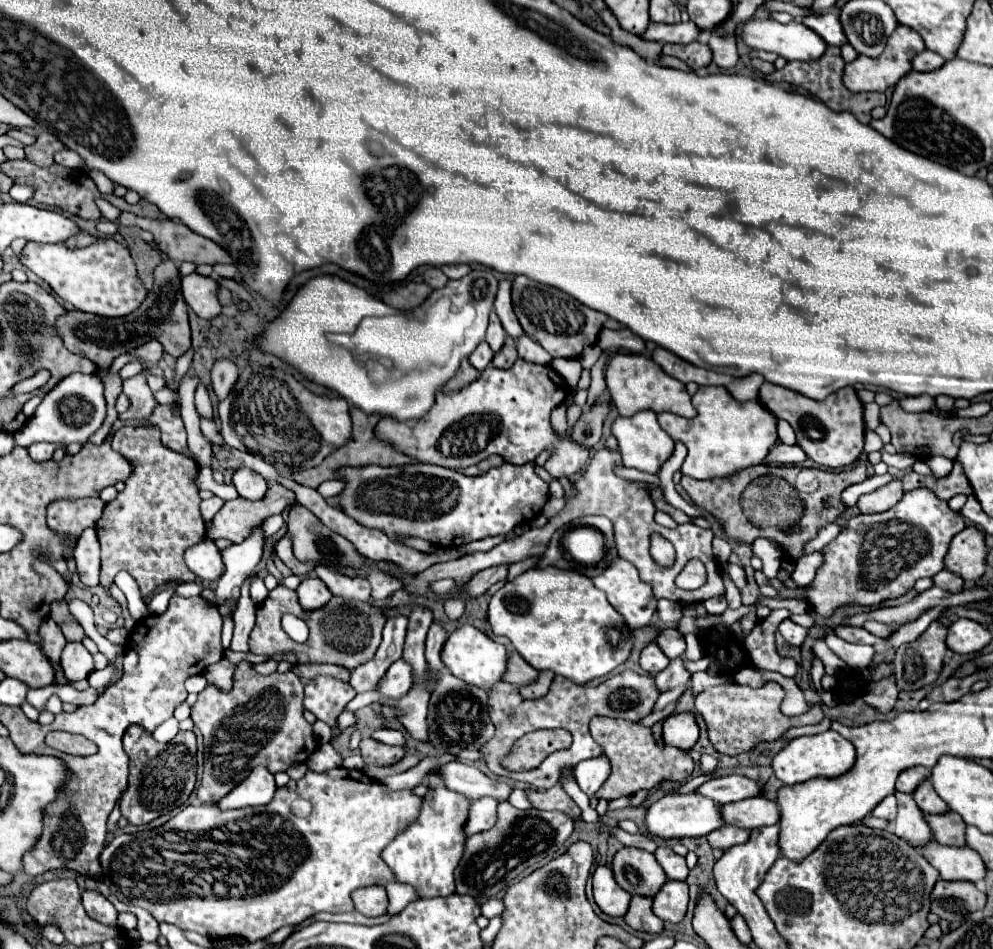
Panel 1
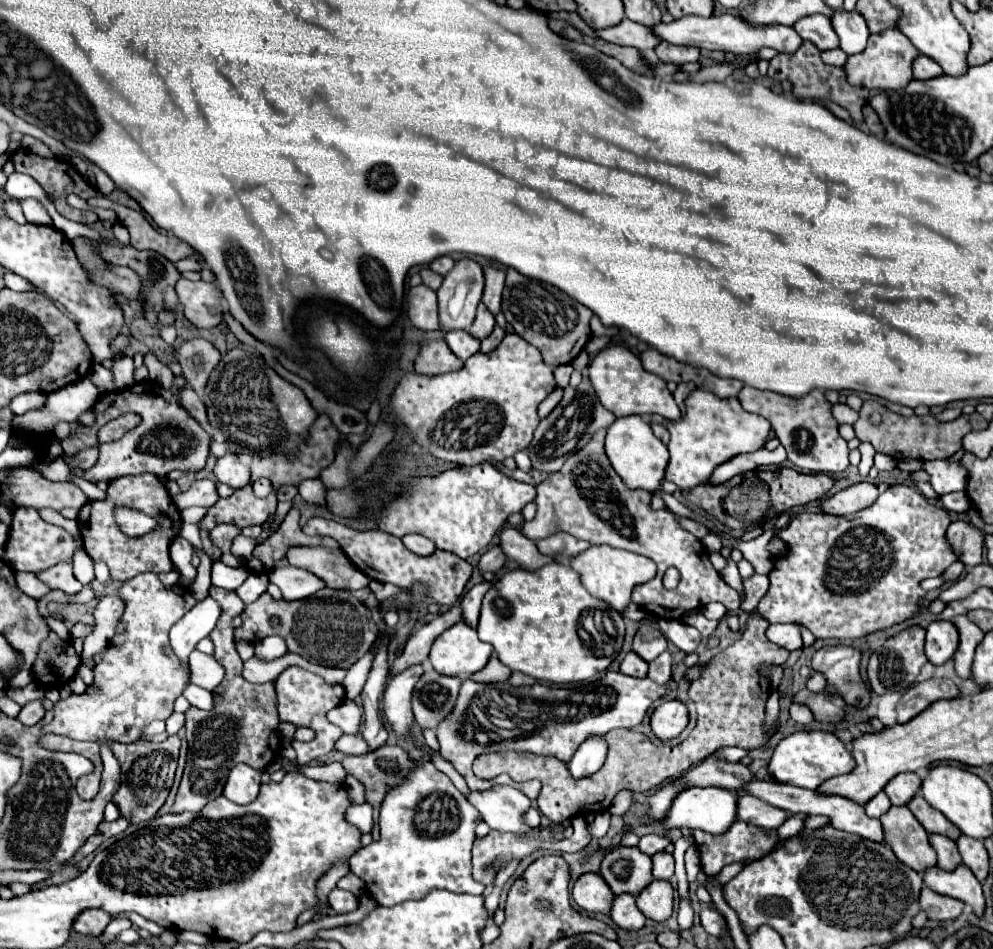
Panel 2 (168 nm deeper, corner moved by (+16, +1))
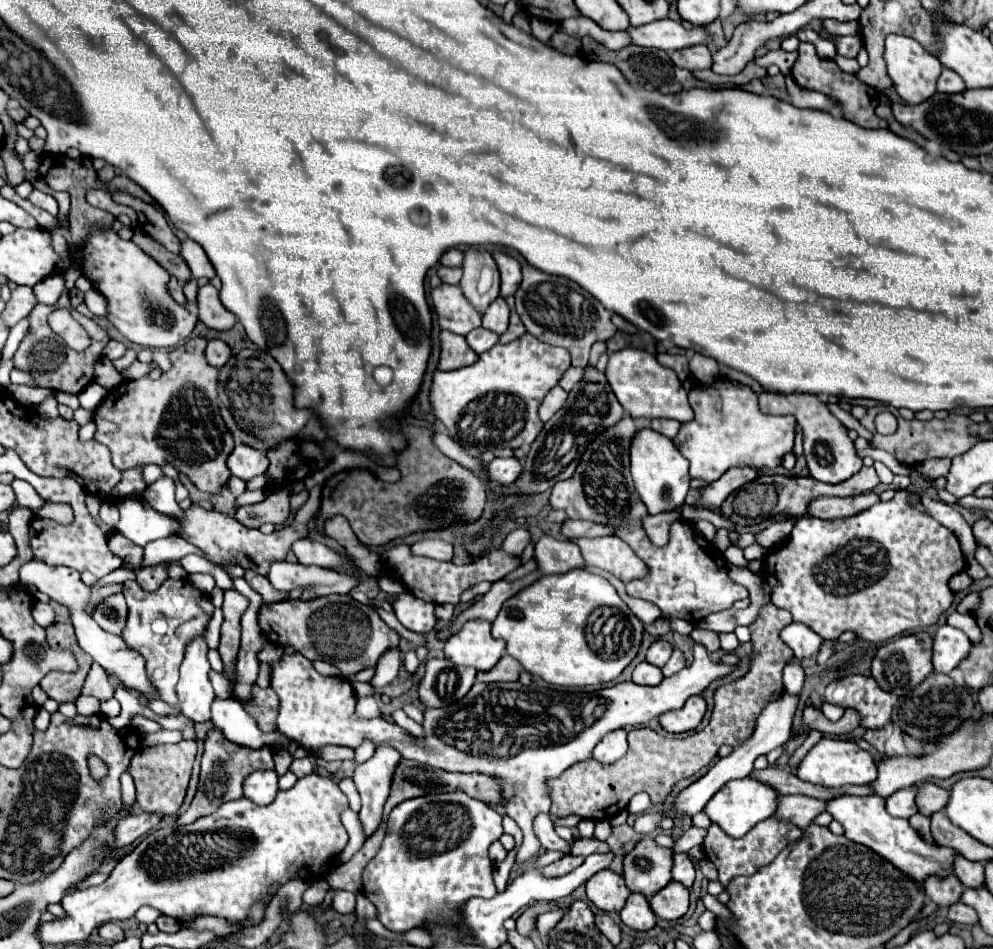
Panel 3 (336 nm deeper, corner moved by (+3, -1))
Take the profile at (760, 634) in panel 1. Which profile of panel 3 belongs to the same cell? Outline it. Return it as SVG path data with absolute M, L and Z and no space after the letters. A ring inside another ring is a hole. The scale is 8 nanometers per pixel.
M897 490L893 500L877 502L849 518L821 520L801 516L789 538L773 554L767 552L763 558L761 574L771 586L771 602L777 608L789 610L795 622L807 624L825 640L835 640L851 630L867 642L885 642L905 630L937 624L939 616L953 602L953 592L947 582L965 568L965 556L957 536L935 518L913 508L909 498L919 500L917 494Z

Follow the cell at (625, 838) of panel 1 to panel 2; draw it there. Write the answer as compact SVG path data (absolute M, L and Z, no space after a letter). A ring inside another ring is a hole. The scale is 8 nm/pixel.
M648 834L648 836L642 836L640 842L638 842L638 850L652 856L660 850L664 850L668 846L668 838L662 838L662 836L656 836L656 834Z

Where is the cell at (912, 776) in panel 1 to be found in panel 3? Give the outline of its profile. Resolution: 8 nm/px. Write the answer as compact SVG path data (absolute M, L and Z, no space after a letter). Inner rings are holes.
M927 782L925 786L917 788L917 808L925 816L931 816L931 814L943 810L947 802L949 802L949 792L935 784Z

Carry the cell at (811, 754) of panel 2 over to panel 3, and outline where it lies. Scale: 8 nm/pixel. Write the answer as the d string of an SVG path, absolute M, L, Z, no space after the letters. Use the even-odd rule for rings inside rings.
M821 738L803 758L795 774L811 784L821 786L843 786L843 784L871 784L877 778L877 764L873 756L865 750L861 750L855 742L849 740L831 740Z

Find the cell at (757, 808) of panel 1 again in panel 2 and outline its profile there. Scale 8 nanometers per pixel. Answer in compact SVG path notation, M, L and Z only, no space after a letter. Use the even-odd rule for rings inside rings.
M740 796L738 808L736 808L736 818L756 824L766 830L774 830L788 818L788 814L780 808L774 808L762 800L754 798L754 796Z

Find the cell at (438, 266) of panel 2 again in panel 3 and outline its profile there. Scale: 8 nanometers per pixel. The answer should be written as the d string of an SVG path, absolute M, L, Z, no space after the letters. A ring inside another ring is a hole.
M449 248L449 250L445 250L445 254L441 256L439 262L441 262L443 266L461 266L461 262L463 262L463 252L457 250L457 248Z

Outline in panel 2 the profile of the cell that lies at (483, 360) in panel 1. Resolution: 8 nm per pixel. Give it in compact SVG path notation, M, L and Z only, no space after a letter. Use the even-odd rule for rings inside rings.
M452 330L452 332L446 332L444 340L448 342L450 350L462 360L466 362L470 356L474 356L478 350L480 350L480 342L474 340L468 332L464 330Z

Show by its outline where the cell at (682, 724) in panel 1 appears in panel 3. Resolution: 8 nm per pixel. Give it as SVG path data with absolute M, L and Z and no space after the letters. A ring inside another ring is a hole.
M693 696L685 702L685 706L681 710L671 710L661 714L659 724L663 730L673 732L673 734L681 734L681 732L689 732L695 730L707 710L707 702L703 696Z

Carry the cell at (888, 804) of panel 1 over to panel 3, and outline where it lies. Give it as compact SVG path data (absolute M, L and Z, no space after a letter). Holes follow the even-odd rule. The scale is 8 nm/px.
M903 788L893 792L887 798L887 810L891 816L899 816L899 818L911 818L913 814L917 814L917 804L915 804L915 790L913 788Z

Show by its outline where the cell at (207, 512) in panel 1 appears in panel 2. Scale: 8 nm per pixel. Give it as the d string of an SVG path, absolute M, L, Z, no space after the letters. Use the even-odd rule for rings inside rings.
M198 480L190 486L188 492L182 492L182 494L176 494L174 496L174 504L184 510L184 508L190 508L190 506L204 506L204 508L210 508L212 504L218 502L218 492L216 492L216 484L210 482L210 480Z

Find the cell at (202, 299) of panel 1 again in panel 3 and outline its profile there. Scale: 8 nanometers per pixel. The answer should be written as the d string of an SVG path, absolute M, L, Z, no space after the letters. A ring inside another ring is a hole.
M207 284L201 286L197 292L197 306L199 306L199 320L213 330L229 330L237 318L231 314L219 300L219 292L215 286Z

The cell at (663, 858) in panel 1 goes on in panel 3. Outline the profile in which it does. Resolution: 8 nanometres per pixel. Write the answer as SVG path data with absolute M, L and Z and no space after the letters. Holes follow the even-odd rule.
M675 854L675 866L673 866L673 880L681 882L685 888L693 886L695 880L695 868L689 858L689 854Z

